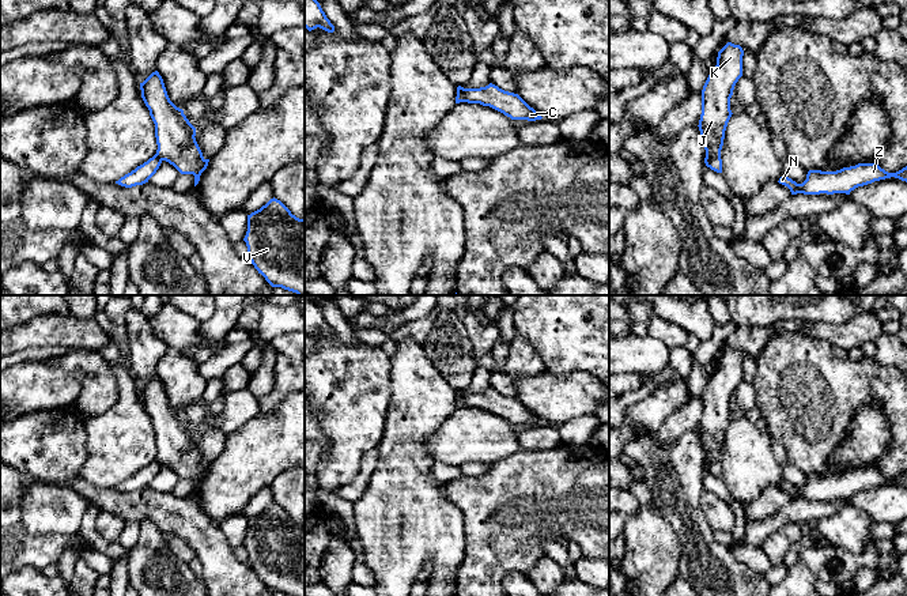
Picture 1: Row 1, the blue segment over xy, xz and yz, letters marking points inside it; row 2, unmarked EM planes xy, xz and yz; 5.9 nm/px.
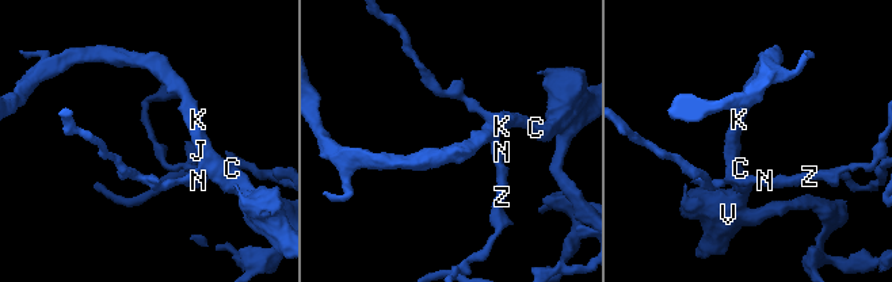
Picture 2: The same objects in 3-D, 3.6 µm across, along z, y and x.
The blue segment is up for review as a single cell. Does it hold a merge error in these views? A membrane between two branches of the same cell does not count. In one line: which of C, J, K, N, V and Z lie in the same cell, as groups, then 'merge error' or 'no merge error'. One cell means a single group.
C J K V / N Z | merge error

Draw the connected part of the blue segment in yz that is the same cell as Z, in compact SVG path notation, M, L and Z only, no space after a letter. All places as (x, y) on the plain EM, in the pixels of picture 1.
M858 468L855 471L843 472L836 476L809 475L806 484L802 489L797 489L786 480L782 480L778 487L787 491L791 499L850 499L850 497L858 491L891 482L907 487L907 471L896 478L888 478L877 468Z

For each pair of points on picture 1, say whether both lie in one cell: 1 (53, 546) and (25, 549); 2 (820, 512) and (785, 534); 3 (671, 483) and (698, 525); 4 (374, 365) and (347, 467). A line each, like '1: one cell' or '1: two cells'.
1: one cell
2: two cells
3: one cell
4: one cell

